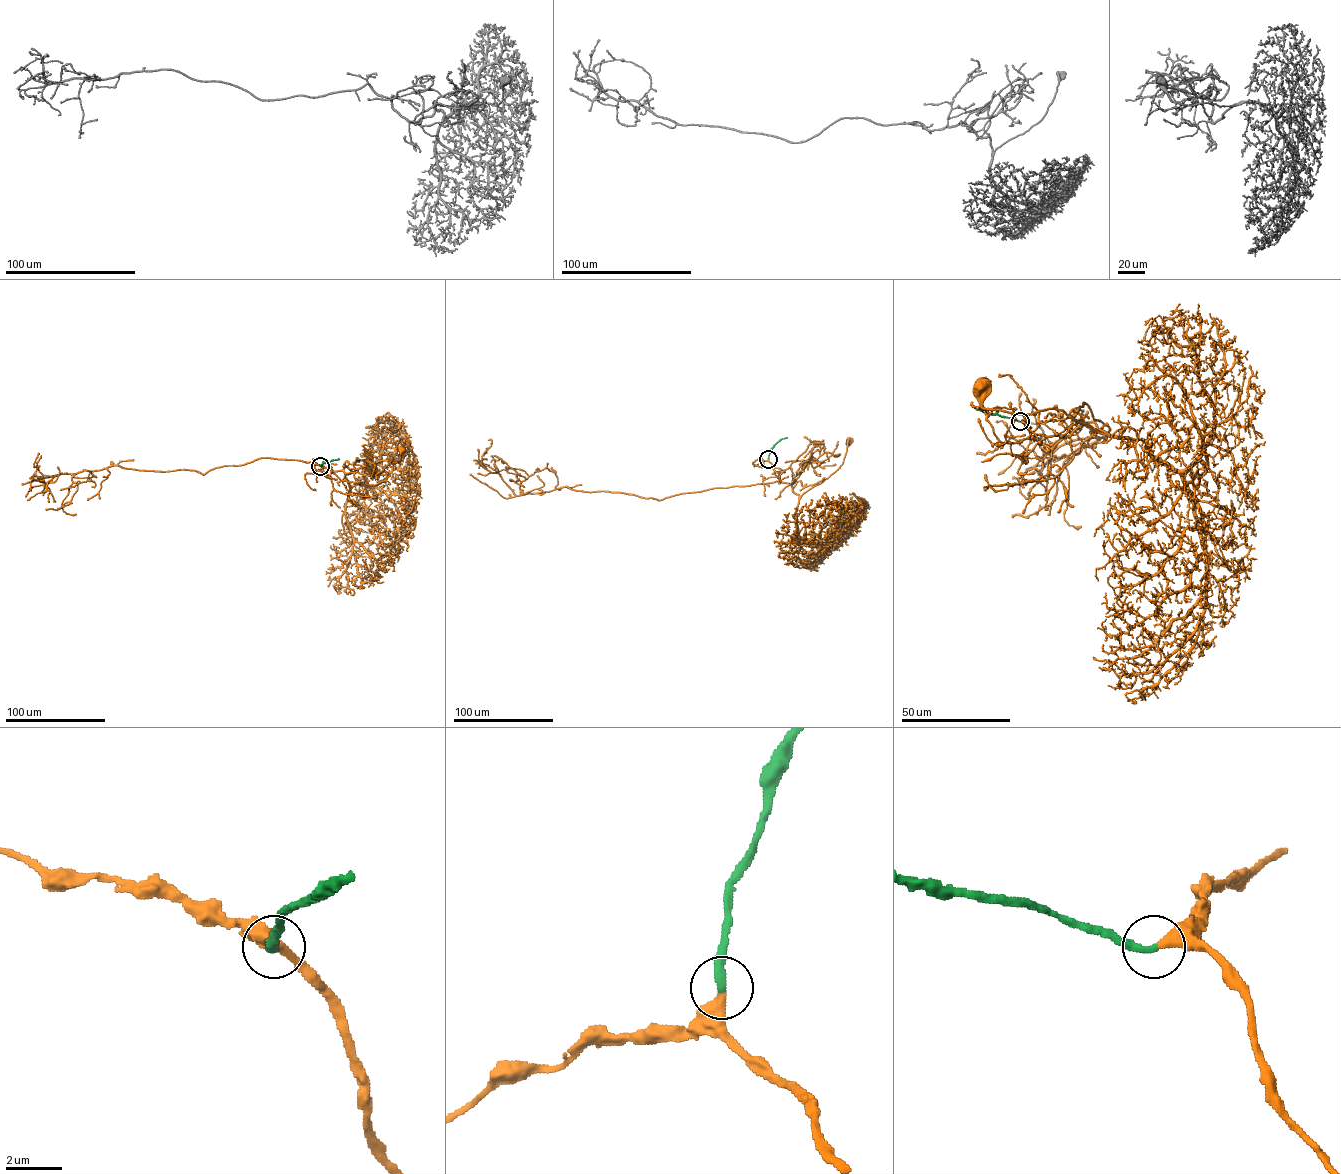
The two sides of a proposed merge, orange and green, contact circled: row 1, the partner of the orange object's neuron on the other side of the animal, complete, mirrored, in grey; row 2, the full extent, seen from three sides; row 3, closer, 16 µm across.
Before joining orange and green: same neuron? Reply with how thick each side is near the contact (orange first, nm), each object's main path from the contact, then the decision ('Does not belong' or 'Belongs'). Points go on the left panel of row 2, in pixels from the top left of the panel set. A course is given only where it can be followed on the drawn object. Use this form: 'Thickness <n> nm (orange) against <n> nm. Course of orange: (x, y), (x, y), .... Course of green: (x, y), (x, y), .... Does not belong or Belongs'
Thickness 360 nm (orange) against 320 nm. Course of orange: (320, 466), (329, 478), (332, 471), (341, 470), (345, 466), (351, 472), (383, 460), (397, 462), (402, 450). Course of green: (320, 466), (339, 459). Belongs

